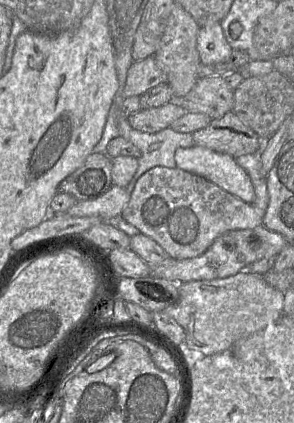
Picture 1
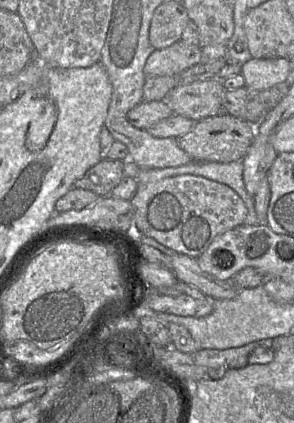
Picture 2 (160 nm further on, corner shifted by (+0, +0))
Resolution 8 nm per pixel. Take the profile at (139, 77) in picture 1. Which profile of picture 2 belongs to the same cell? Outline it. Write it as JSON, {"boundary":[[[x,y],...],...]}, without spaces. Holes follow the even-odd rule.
{"boundary":[[[177,41],[169,47],[154,50],[144,66],[146,76],[178,76],[201,62],[201,47]]]}

